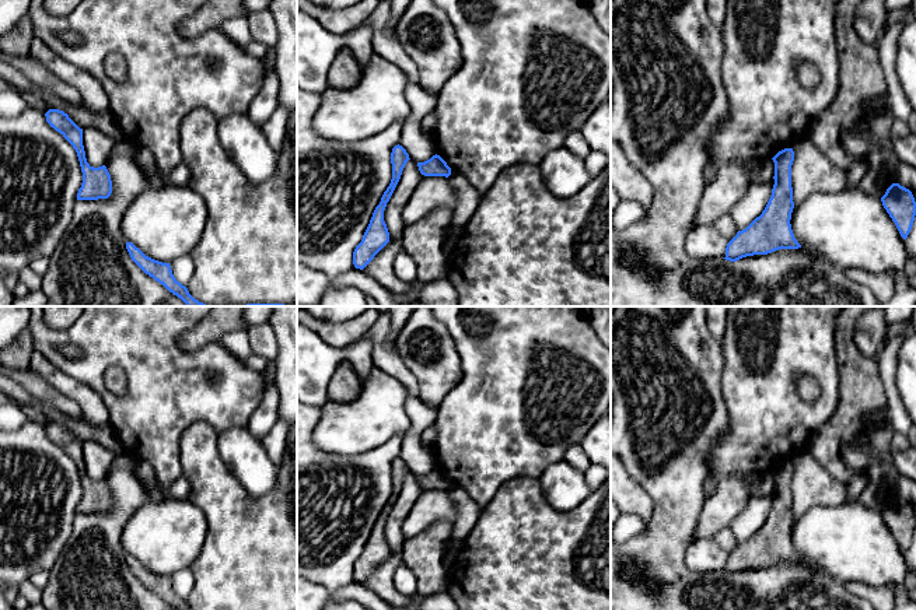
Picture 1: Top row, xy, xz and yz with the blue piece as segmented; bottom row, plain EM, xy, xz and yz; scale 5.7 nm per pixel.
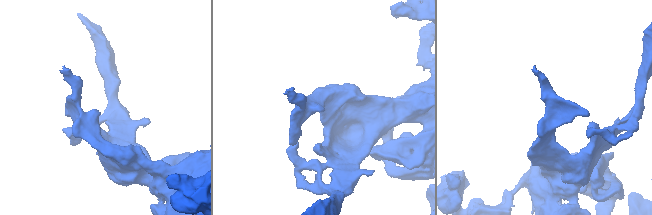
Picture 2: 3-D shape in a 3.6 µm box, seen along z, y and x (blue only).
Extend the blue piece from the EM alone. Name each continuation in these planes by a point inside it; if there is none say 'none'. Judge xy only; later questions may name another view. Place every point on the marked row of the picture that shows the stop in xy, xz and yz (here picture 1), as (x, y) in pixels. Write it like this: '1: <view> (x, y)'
none

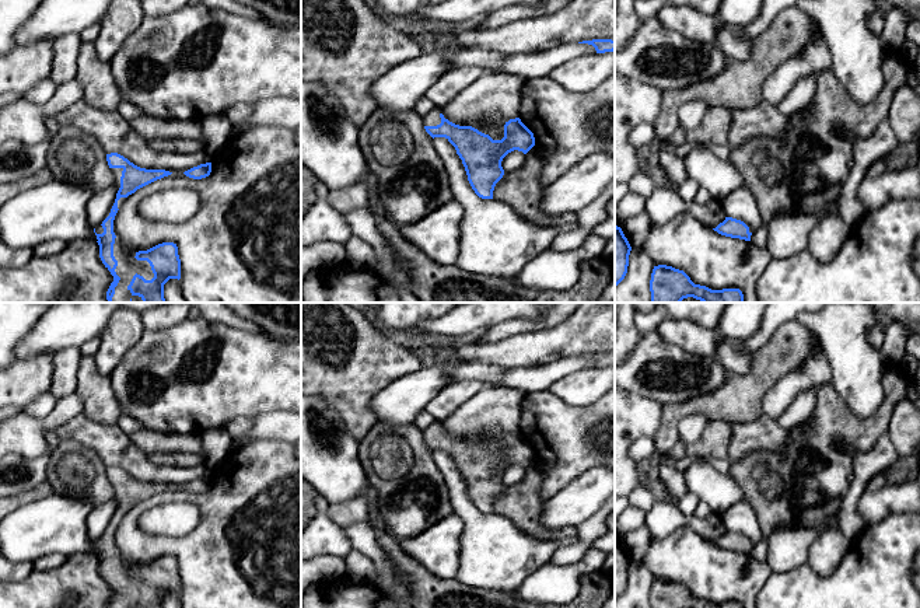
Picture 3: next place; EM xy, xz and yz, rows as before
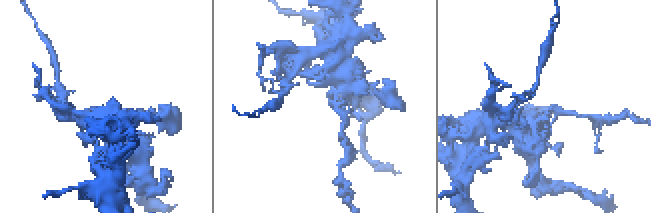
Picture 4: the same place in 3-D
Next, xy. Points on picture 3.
1: xy (128, 265)

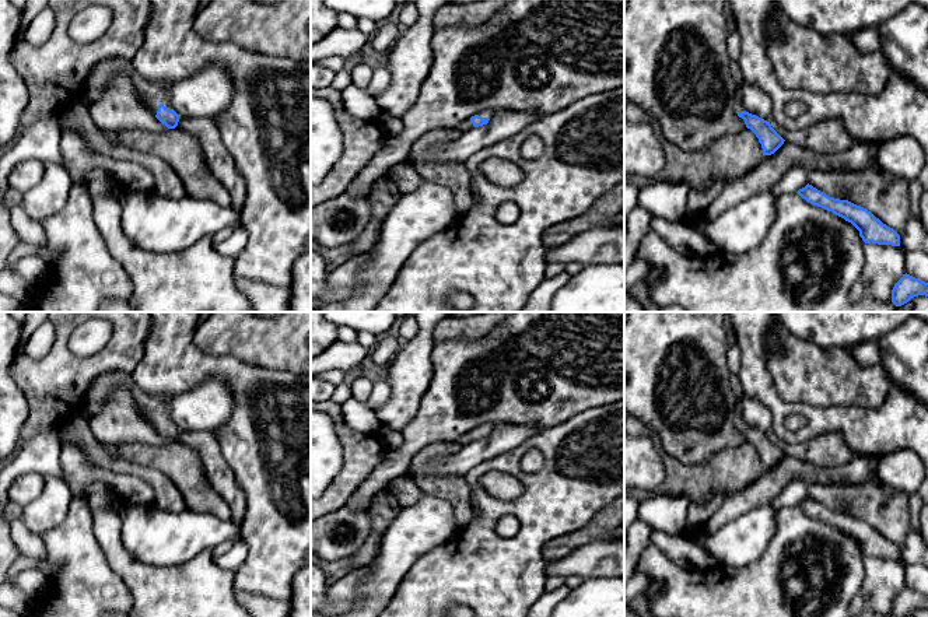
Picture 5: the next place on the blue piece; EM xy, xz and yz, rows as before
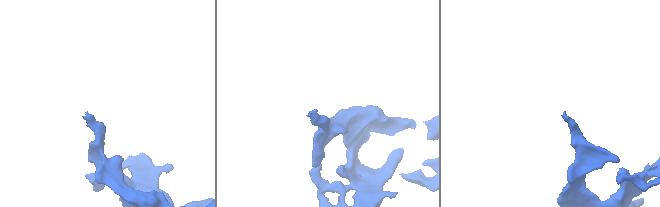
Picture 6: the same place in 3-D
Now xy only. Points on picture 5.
1: xy (153, 94)

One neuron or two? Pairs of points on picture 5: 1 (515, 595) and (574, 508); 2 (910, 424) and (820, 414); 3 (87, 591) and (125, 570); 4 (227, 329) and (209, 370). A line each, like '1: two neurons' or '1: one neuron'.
1: one neuron
2: one neuron
3: two neurons
4: two neurons

